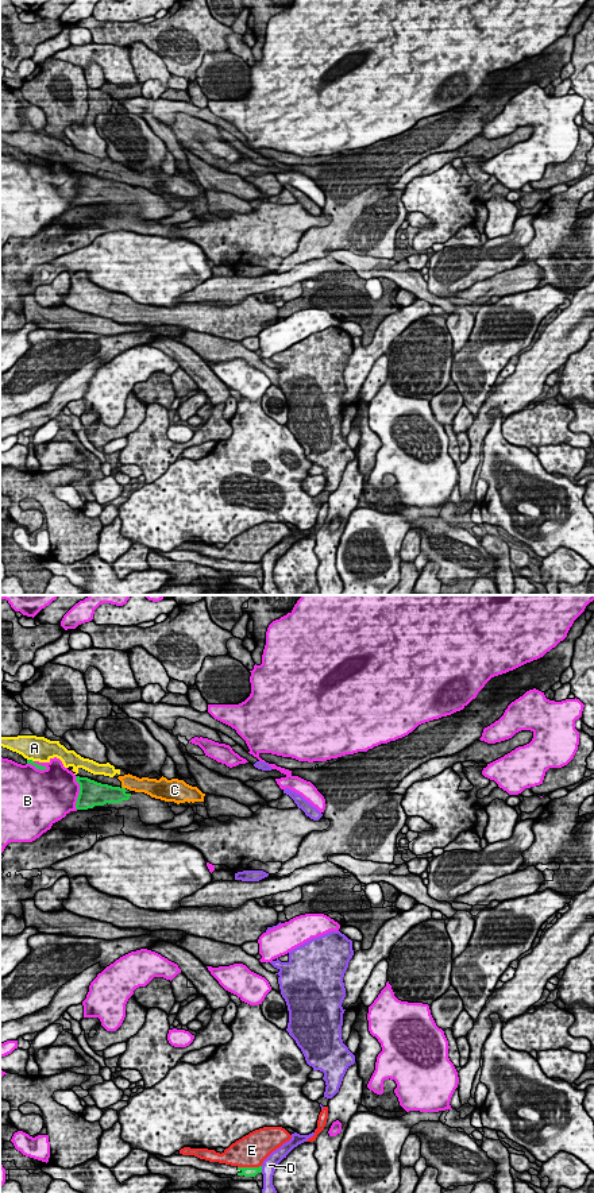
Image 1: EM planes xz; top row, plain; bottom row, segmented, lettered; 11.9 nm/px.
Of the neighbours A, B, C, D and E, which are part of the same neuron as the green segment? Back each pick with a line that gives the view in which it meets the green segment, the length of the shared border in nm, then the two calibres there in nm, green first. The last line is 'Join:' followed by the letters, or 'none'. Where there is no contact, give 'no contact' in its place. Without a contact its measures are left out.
Join: none

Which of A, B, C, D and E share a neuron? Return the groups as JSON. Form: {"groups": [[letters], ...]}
{"groups": [["A", "C"], ["B"], ["D"], ["E"]]}

